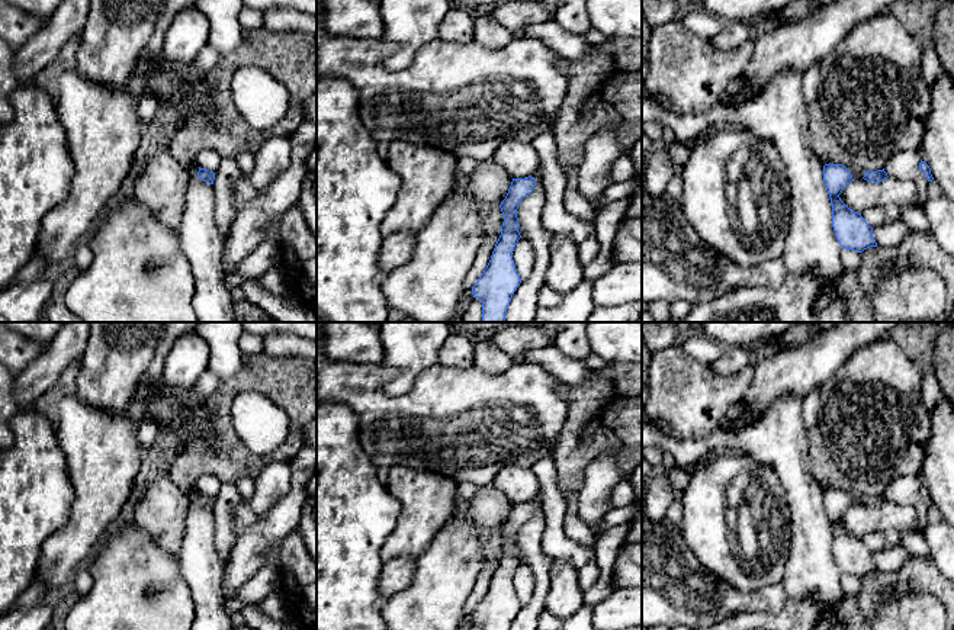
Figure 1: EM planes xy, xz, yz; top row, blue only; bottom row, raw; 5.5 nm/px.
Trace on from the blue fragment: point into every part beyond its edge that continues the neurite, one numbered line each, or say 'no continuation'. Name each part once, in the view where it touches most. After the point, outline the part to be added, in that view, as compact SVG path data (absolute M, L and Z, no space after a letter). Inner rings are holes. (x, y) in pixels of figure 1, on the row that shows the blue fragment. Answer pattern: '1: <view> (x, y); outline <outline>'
no continuation

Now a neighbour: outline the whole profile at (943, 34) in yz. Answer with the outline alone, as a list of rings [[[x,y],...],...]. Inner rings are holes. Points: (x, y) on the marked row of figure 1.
[[[947,0],[937,12],[932,38],[939,62],[954,81],[954,0]]]

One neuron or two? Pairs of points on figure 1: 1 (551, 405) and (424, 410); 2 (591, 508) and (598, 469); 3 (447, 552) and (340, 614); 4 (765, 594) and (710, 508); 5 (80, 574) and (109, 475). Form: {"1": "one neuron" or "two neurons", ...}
{"1": "one neuron", "2": "one neuron", "3": "two neurons", "4": "two neurons", "5": "two neurons"}

